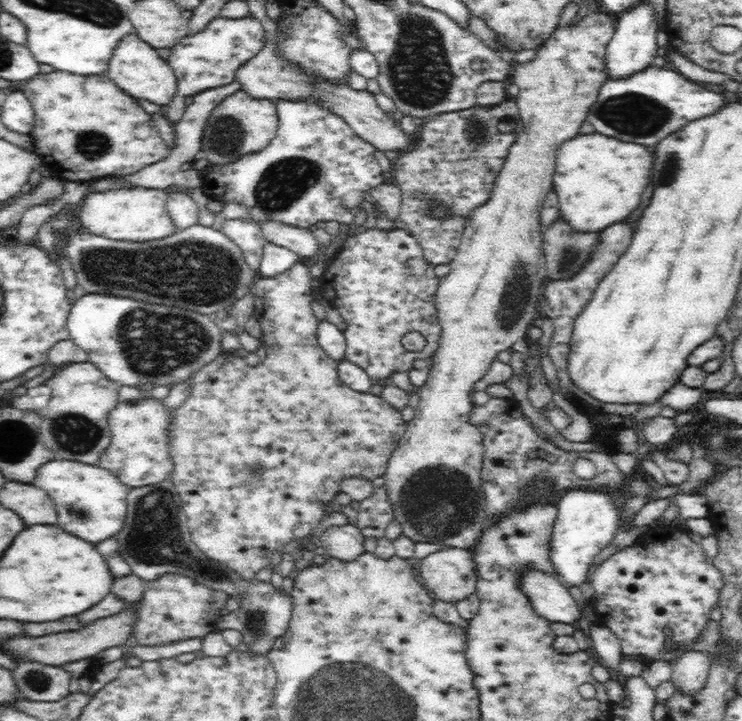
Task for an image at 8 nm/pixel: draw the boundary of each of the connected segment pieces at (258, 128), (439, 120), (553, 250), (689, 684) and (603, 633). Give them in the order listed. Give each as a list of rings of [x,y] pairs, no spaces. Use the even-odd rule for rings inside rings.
[[[238,90],[220,102],[212,111],[212,115],[204,129],[201,151],[196,158],[204,158],[207,166],[212,168],[226,168],[239,160],[240,157],[254,156],[276,137],[279,119],[274,101],[258,100],[249,97]]]
[[[512,101],[500,102],[494,107],[477,105],[467,110],[436,115],[433,120],[425,120],[419,142],[391,162],[395,185],[402,192],[400,220],[406,224],[408,234],[423,247],[424,258],[432,265],[450,263],[456,257],[465,222],[432,222],[432,217],[424,218],[424,214],[420,214],[420,210],[424,210],[420,194],[436,194],[436,198],[452,202],[460,214],[470,216],[473,209],[490,200],[496,178],[520,129],[519,109]],[[504,118],[516,121],[514,132],[499,132],[498,123]]]
[[[559,217],[543,229],[543,250],[547,276],[553,281],[567,281],[580,273],[588,261],[598,253],[602,234],[572,229]]]
[[[688,651],[681,654],[675,661],[671,680],[676,690],[690,694],[700,690],[709,677],[711,662],[710,654]]]
[[[592,626],[588,632],[590,640],[592,640],[592,651],[605,667],[615,674],[621,671],[621,644],[618,637],[604,626]]]

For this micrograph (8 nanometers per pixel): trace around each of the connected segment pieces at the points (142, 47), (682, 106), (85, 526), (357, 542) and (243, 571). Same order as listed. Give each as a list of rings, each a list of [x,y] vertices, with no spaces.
[[[135,32],[126,35],[116,46],[112,62],[108,65],[107,77],[130,96],[138,100],[149,100],[161,107],[167,106],[177,92],[177,78],[172,67],[156,53],[155,48],[144,42]]]
[[[650,65],[627,77],[604,82],[596,102],[588,111],[586,122],[594,126],[594,133],[642,146],[654,146],[688,122],[712,115],[723,102],[721,93],[707,90],[704,84],[694,84],[680,72],[672,72],[672,66],[664,68]]]
[[[52,460],[40,468],[40,474],[32,482],[46,490],[58,510],[58,526],[90,544],[98,544],[116,536],[125,523],[127,498],[131,490],[127,484],[104,467],[72,460]]]
[[[333,525],[320,536],[326,556],[344,561],[356,560],[364,550],[364,536],[357,525]]]
[[[296,263],[282,274],[258,280],[251,289],[255,306],[252,315],[262,322],[261,334],[266,350],[264,360],[258,366],[248,366],[244,358],[234,358],[231,354],[216,358],[210,365],[200,369],[199,373],[192,378],[189,382],[189,396],[181,402],[177,409],[171,409],[171,414],[169,414],[169,427],[166,436],[169,438],[169,456],[174,464],[170,480],[180,497],[184,514],[187,516],[188,530],[191,534],[190,542],[196,544],[206,557],[216,562],[222,562],[245,581],[254,578],[254,574],[260,574],[260,570],[264,570],[269,562],[272,562],[272,558],[276,558],[276,554],[280,554],[280,551],[284,550],[284,546],[288,546],[288,542],[308,538],[312,534],[312,530],[316,530],[316,527],[320,526],[320,522],[324,522],[324,518],[328,518],[328,514],[332,514],[334,509],[339,508],[336,498],[340,498],[340,494],[344,494],[344,490],[340,489],[344,478],[354,478],[355,476],[361,480],[372,481],[378,476],[384,475],[388,459],[393,450],[396,450],[396,445],[407,428],[407,422],[402,418],[402,413],[391,403],[381,396],[352,390],[340,380],[337,371],[338,362],[328,355],[319,345],[317,339],[319,320],[312,311],[313,279],[308,265]]]

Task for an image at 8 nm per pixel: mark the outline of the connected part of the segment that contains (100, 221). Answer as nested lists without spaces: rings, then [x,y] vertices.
[[[132,186],[110,192],[92,192],[82,200],[80,222],[92,233],[122,240],[124,242],[150,242],[162,240],[177,230],[175,222],[167,212],[167,190],[149,189]]]

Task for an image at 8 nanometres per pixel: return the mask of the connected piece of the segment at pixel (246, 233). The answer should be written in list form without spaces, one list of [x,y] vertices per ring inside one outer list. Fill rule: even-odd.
[[[226,219],[221,231],[244,251],[247,262],[256,270],[259,270],[259,262],[263,255],[264,246],[267,244],[262,229],[256,222],[242,219]]]

